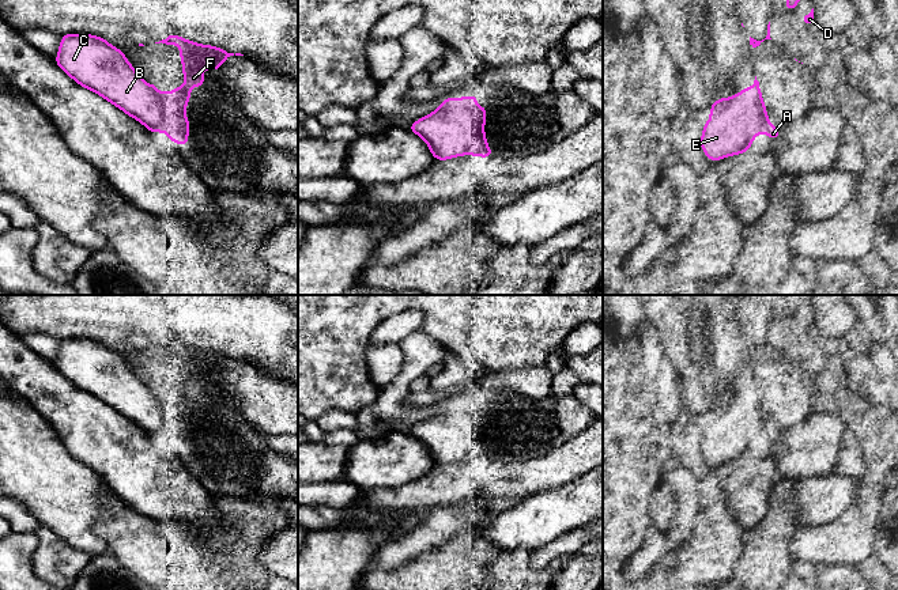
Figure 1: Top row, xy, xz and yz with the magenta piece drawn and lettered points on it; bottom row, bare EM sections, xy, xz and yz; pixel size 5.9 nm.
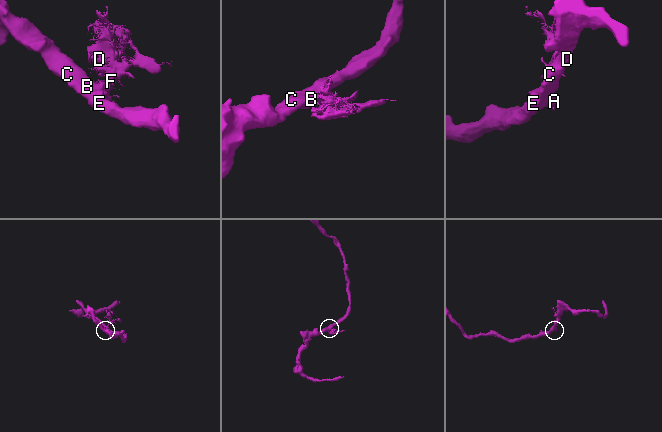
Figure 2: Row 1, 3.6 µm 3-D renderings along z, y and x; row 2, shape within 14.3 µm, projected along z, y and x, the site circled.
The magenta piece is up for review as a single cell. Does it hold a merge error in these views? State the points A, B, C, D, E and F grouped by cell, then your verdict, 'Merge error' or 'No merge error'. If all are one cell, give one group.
Groups: A D F / B C E. Merge error

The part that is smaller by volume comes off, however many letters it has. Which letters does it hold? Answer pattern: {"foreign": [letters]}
{"foreign": ["A", "D", "F"]}

